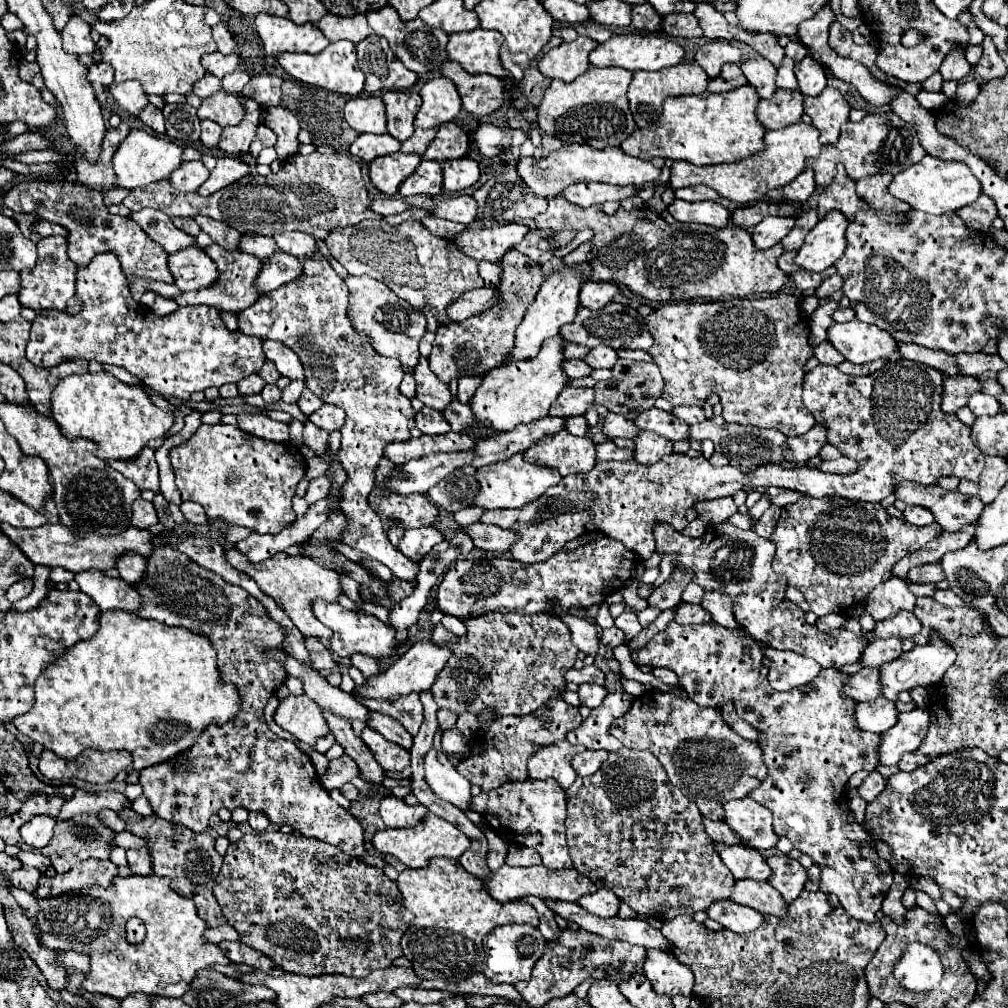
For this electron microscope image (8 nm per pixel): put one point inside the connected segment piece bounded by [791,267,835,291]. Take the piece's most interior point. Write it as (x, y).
(803, 279)

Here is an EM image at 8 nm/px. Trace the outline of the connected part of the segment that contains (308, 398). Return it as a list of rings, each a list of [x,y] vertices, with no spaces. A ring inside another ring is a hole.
[[[307,387],[303,389],[301,397],[297,399],[297,407],[299,407],[301,413],[305,413],[305,415],[311,415],[311,413],[317,411],[321,405],[323,405],[323,401],[321,401],[317,395],[313,395]]]

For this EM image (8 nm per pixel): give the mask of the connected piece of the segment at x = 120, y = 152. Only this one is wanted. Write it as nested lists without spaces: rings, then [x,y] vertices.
[[[131,129],[129,135],[117,145],[115,155],[111,159],[113,171],[117,175],[115,185],[123,187],[123,189],[137,189],[137,187],[145,187],[153,181],[167,179],[173,173],[173,169],[177,169],[181,165],[181,161],[183,161],[181,151],[183,149],[167,137],[157,137],[143,129]]]

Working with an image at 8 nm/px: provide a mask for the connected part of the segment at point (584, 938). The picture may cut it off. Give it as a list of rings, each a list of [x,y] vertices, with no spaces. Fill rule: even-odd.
[[[565,929],[563,941],[559,941],[559,945],[547,945],[543,957],[535,963],[531,981],[519,981],[515,983],[515,989],[531,1007],[543,1007],[551,999],[573,993],[573,989],[589,977],[609,979],[613,983],[623,981],[623,977],[631,977],[631,973],[641,971],[645,953],[647,951],[643,947],[627,945],[625,941],[605,941],[605,937],[595,933]]]

